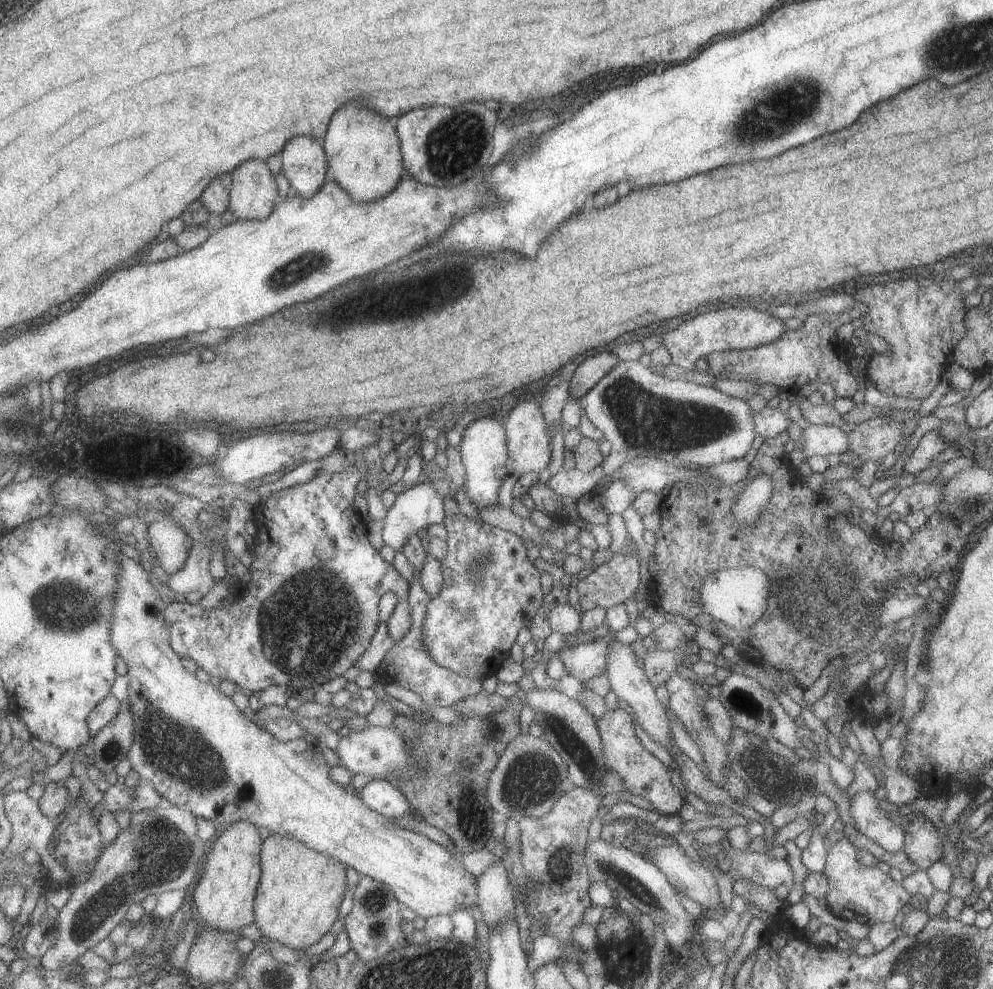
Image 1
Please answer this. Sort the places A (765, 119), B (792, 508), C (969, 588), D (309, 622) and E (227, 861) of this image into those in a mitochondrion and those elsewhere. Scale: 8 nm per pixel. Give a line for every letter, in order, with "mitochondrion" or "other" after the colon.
A: mitochondrion
B: other
C: other
D: mitochondrion
E: other

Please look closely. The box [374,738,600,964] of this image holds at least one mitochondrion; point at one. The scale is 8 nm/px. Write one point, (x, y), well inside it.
(536, 777)

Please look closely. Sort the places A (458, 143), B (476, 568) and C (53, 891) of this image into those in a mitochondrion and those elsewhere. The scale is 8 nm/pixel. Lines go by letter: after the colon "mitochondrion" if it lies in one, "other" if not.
A: mitochondrion
B: mitochondrion
C: other

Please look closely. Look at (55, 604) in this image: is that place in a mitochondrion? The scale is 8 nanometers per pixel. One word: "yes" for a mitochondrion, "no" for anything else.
yes

